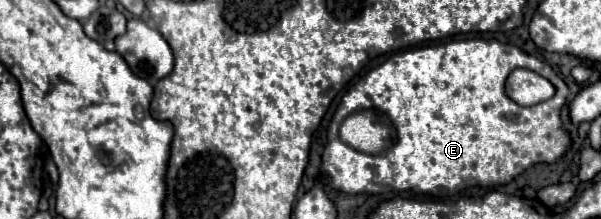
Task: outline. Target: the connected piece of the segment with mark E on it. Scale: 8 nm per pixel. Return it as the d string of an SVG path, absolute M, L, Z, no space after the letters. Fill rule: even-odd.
M452 40L438 46L422 46L412 48L400 54L394 54L382 66L374 68L368 76L364 76L338 106L330 130L328 130L328 146L322 156L322 174L326 174L334 188L350 194L376 194L388 190L412 190L422 194L454 194L470 186L494 188L512 182L532 164L554 164L560 162L564 152L572 148L570 132L562 124L562 108L568 96L566 82L542 60L532 54L526 54L514 44L504 44L498 40ZM514 68L528 68L550 80L556 88L556 94L546 102L534 106L520 106L510 100L504 92L504 82ZM364 110L380 110L388 112L388 118L396 130L396 142L388 146L382 154L370 156L354 150L338 138L338 128L346 114L364 112Z

